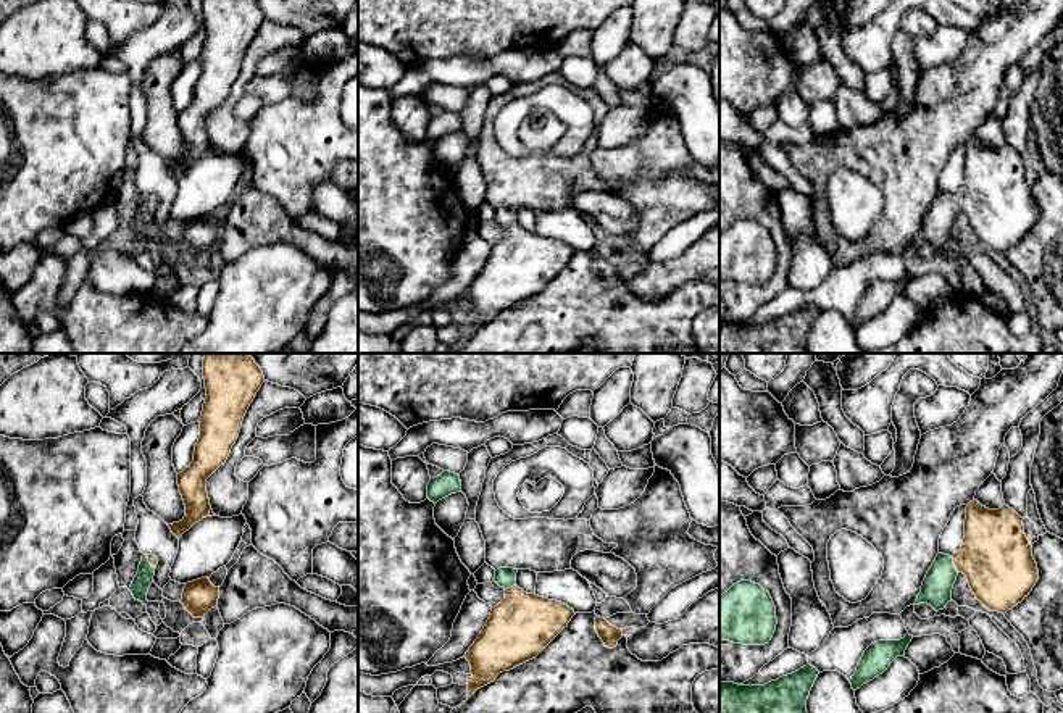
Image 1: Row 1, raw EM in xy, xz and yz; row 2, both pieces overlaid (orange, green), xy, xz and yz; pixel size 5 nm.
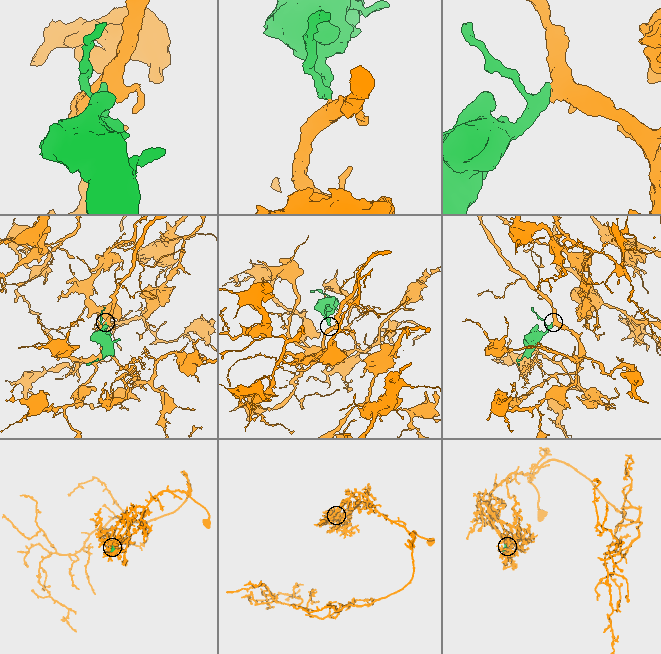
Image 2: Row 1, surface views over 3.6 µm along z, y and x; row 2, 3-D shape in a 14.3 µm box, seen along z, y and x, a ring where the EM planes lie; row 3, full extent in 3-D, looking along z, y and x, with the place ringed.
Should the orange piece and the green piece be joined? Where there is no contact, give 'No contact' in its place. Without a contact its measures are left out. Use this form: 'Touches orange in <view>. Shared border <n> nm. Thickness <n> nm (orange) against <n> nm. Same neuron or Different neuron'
Touches orange in yz. Shared border 90 nm. Thickness 360 nm (orange) against 160 nm. Same neuron

